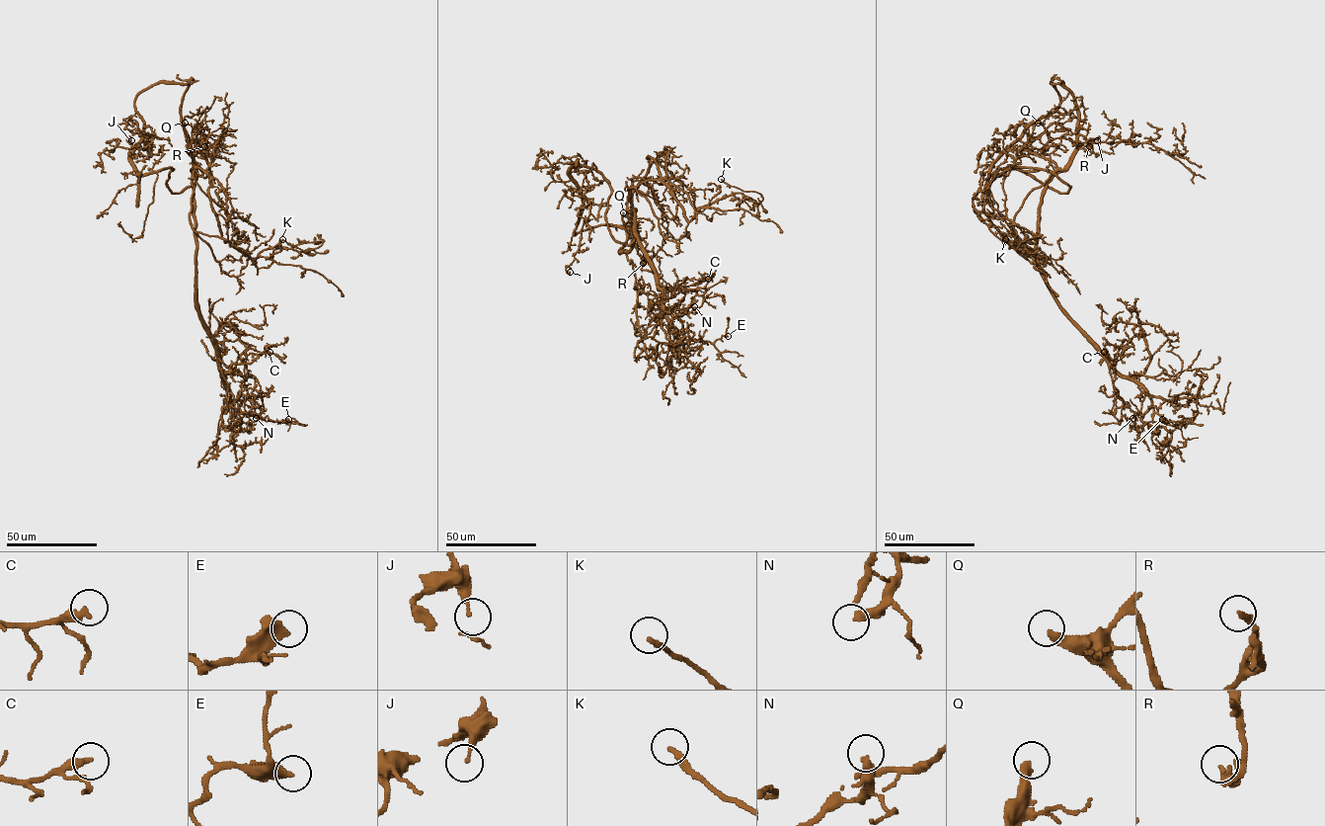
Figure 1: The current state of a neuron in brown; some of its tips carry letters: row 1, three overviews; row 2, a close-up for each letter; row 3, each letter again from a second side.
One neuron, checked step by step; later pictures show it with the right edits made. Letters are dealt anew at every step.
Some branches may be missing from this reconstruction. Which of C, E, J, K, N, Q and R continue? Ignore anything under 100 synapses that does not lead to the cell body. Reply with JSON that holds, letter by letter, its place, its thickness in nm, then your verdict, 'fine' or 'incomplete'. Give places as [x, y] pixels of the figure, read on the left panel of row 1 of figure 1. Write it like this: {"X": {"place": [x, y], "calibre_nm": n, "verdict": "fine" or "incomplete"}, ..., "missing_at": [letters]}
{"C": {"place": [270, 352], "calibre_nm": 360, "verdict": "fine"}, "E": {"place": [288, 419], "calibre_nm": 500, "verdict": "fine"}, "J": {"place": [131, 140], "calibre_nm": 190, "verdict": "fine"}, "K": {"place": [282, 239], "calibre_nm": 200, "verdict": "incomplete"}, "N": {"place": [256, 418], "calibre_nm": 360, "verdict": "fine"}, "Q": {"place": [185, 123], "calibre_nm": 360, "verdict": "incomplete"}, "R": {"place": [204, 146], "calibre_nm": 240, "verdict": "fine"}, "missing_at": ["K", "Q"]}

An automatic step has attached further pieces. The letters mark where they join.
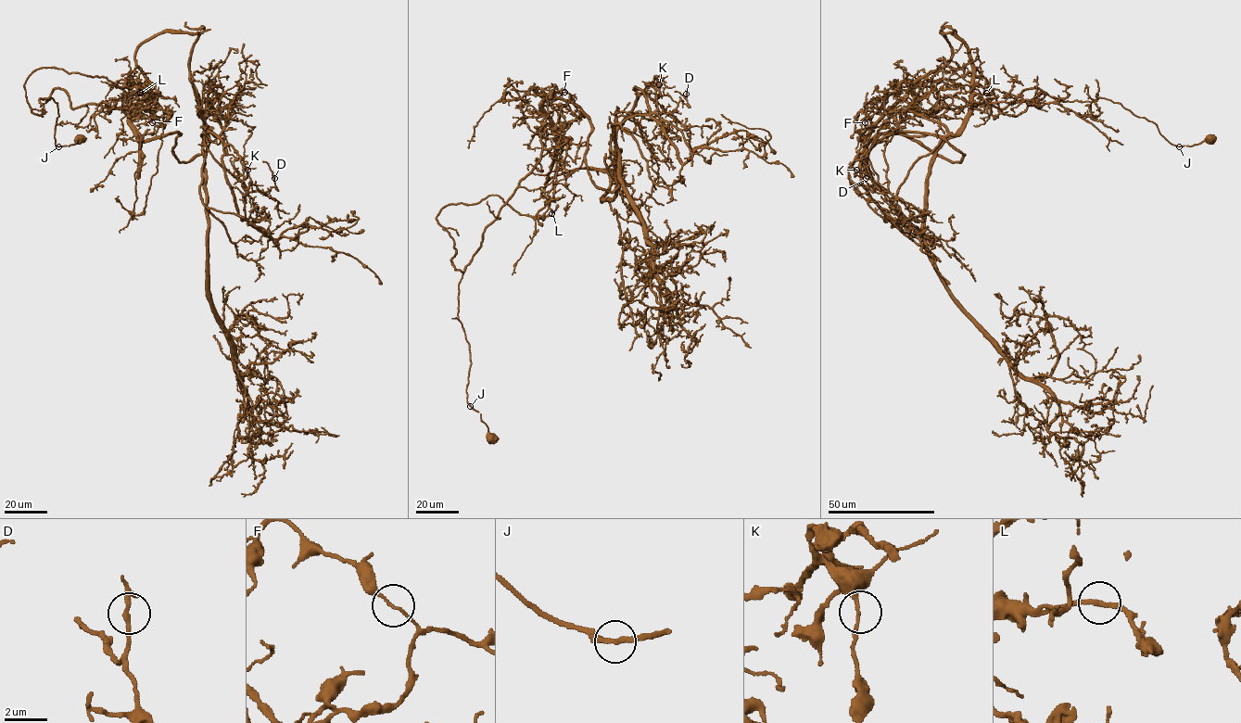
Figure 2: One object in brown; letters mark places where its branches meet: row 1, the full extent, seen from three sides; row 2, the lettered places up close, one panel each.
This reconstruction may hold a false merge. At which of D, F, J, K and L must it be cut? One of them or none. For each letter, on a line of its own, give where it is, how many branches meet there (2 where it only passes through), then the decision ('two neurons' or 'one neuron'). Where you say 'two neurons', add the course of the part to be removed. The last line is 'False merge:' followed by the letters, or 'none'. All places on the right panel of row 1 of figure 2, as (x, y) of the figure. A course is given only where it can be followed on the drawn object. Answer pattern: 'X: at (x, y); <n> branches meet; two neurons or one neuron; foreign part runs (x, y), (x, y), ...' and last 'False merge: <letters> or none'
D: at (866, 178); 2 branches meet; one neuron
F: at (865, 122); 2 branches meet; two neurons; foreign part runs (865, 122), (1044, 95), (1004, 114), (976, 68), (989, 87), (867, 93)
J: at (1179, 146); 2 branches meet; one neuron
K: at (856, 170); 2 branches meet; one neuron
L: at (986, 93); 2 branches meet; one neuron
False merge: F

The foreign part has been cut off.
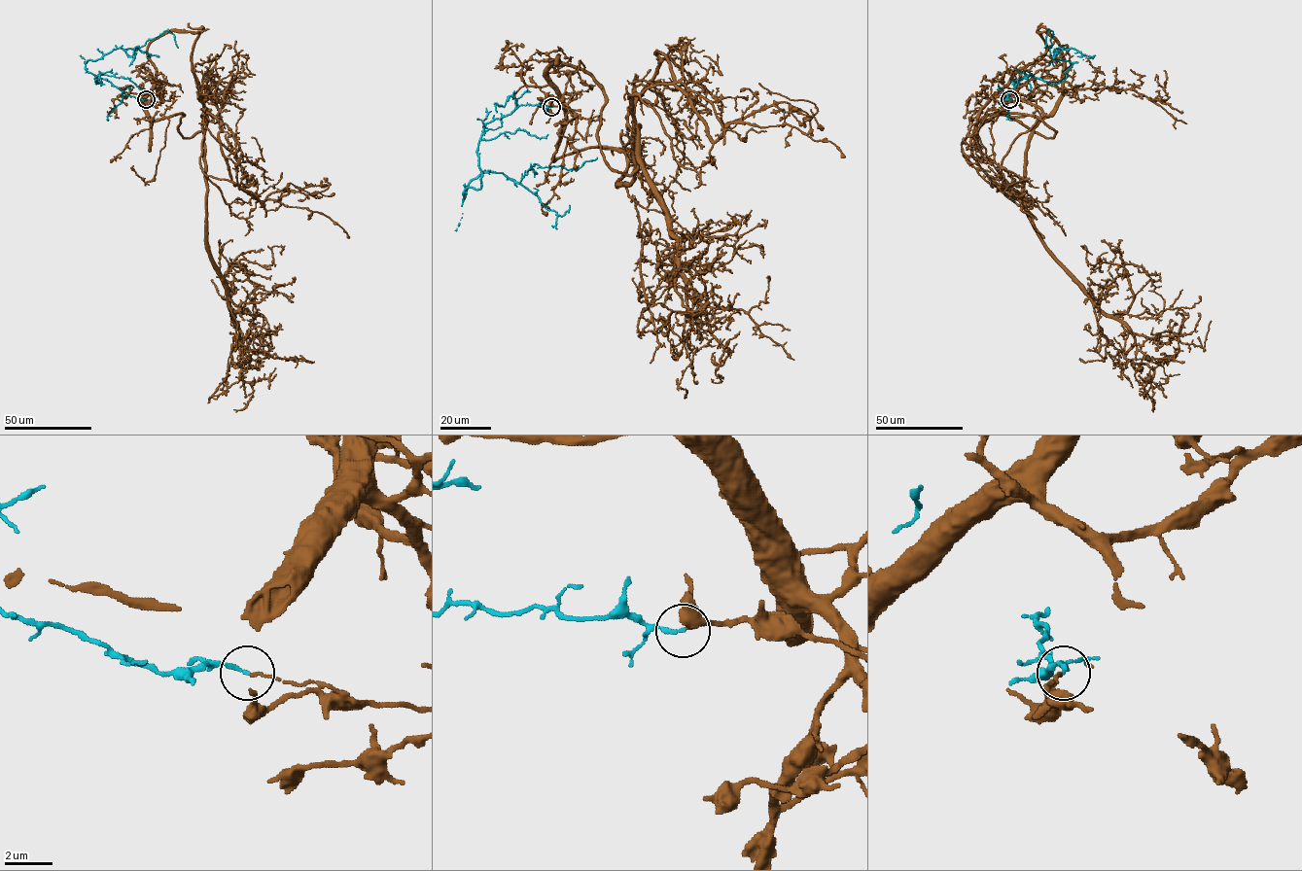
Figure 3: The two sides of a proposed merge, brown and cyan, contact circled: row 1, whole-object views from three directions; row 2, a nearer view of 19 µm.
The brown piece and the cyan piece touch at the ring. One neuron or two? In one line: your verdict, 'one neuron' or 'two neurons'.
two neurons

